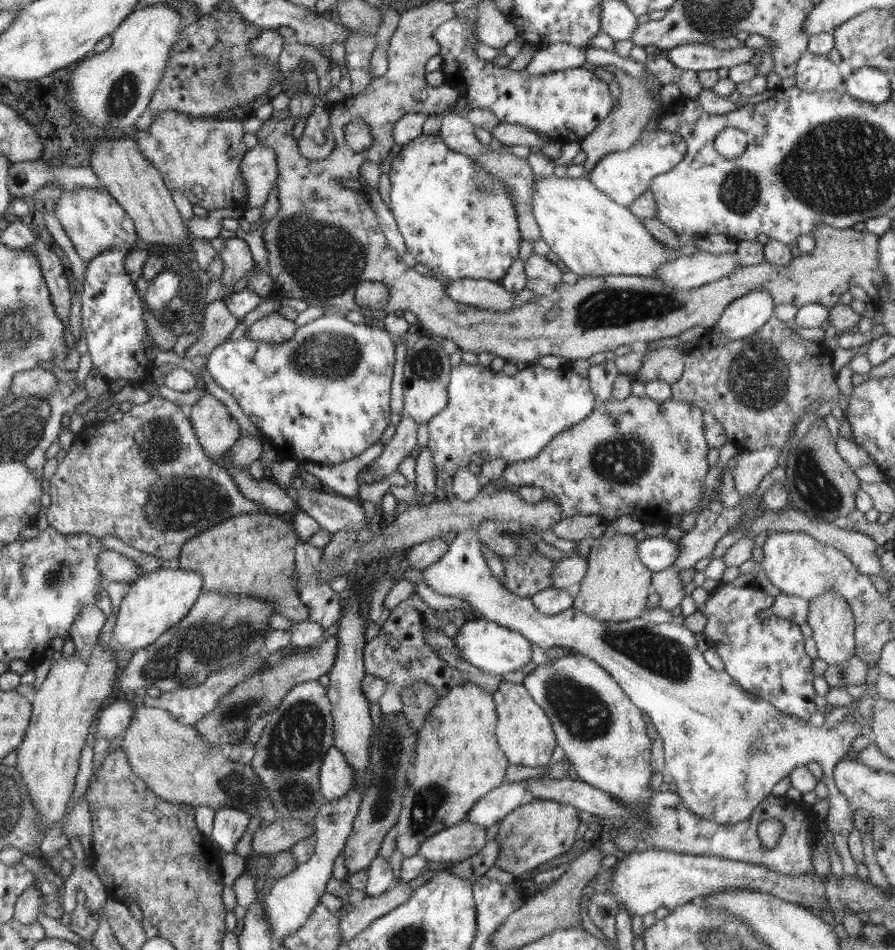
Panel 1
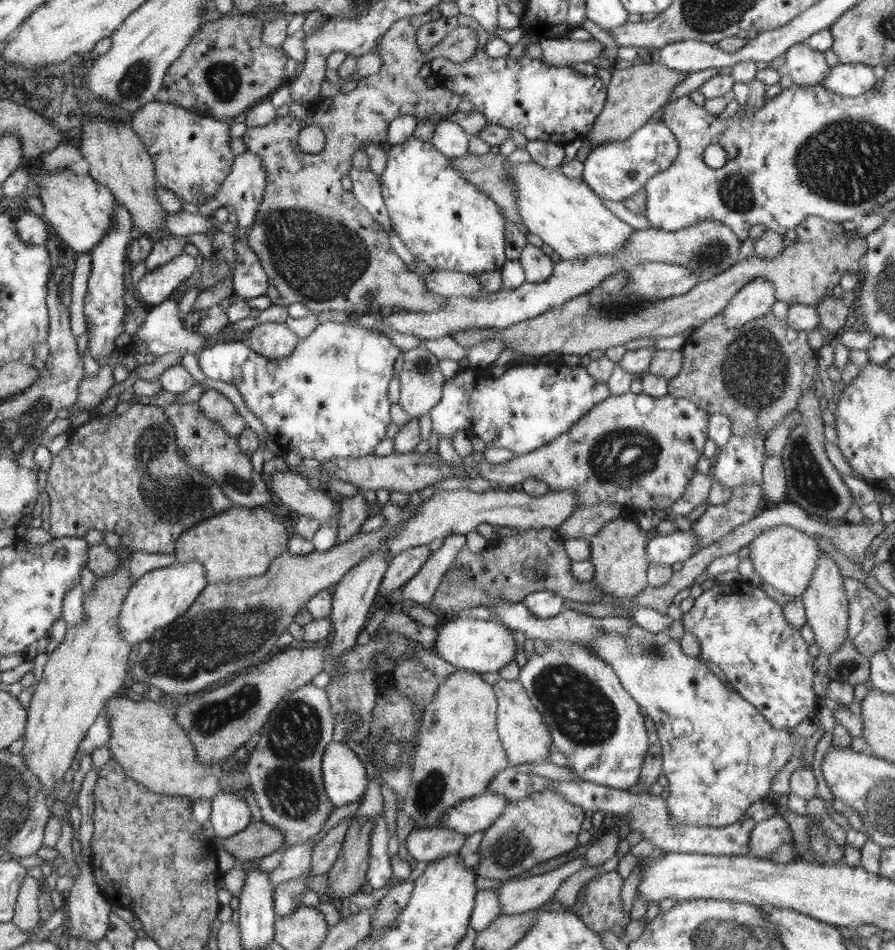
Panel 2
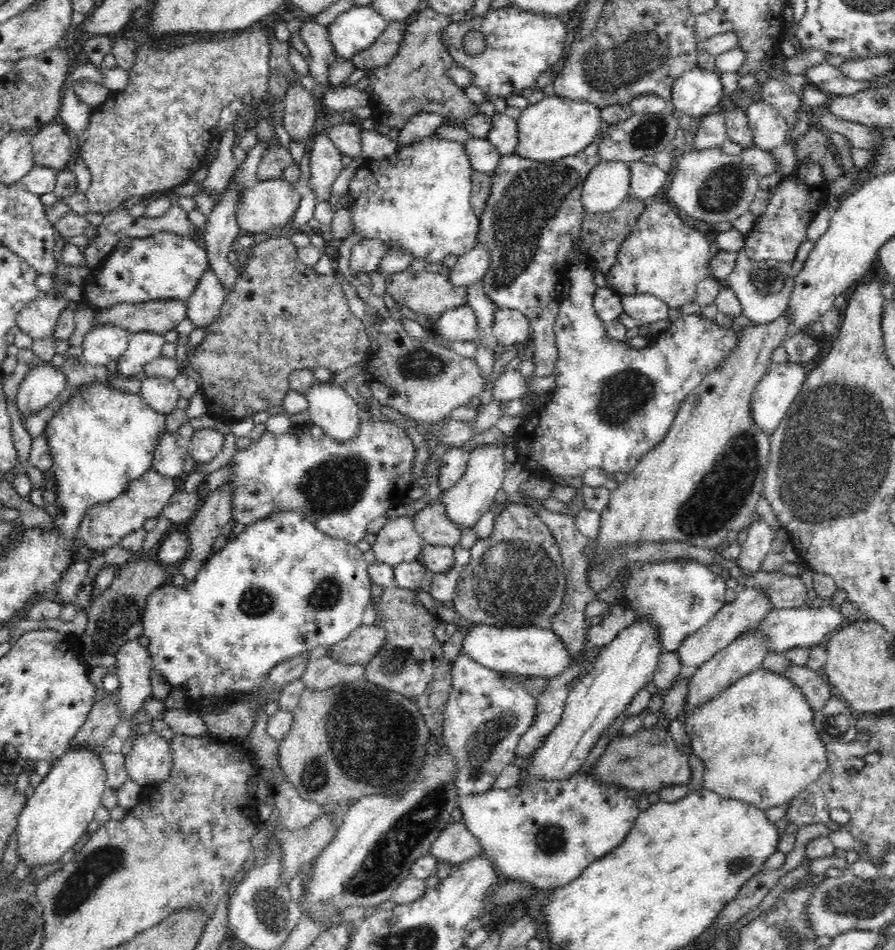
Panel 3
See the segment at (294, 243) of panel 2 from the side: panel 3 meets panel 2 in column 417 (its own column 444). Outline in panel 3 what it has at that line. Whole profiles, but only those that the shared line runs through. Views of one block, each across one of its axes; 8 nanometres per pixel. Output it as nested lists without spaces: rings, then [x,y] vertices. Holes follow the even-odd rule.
[[[423,5],[408,21],[402,44],[398,46],[398,54],[392,62],[373,70],[373,75],[366,78],[365,83],[372,88],[367,112],[376,119],[377,124],[400,131],[412,116],[429,112],[442,115],[450,126],[460,127],[464,120],[478,114],[478,105],[446,75],[455,64],[441,38],[452,22],[451,16],[438,14],[432,7]],[[410,270],[397,272],[385,277],[385,285],[388,294],[395,302],[404,304],[415,313],[424,314],[432,322],[436,322],[440,315],[447,310],[467,304],[468,289],[466,287],[456,288],[448,275],[428,271],[419,271],[412,274]]]

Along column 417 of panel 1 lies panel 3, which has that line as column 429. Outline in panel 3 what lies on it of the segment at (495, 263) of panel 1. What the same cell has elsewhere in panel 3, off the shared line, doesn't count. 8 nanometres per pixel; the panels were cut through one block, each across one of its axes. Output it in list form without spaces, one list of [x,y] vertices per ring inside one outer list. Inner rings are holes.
[[[432,136],[401,146],[389,158],[365,160],[348,186],[346,207],[352,211],[352,233],[358,233],[360,241],[378,239],[388,243],[388,250],[406,249],[414,259],[426,258],[430,263],[468,252],[477,245],[480,226],[480,219],[471,209],[473,170],[464,143]]]

